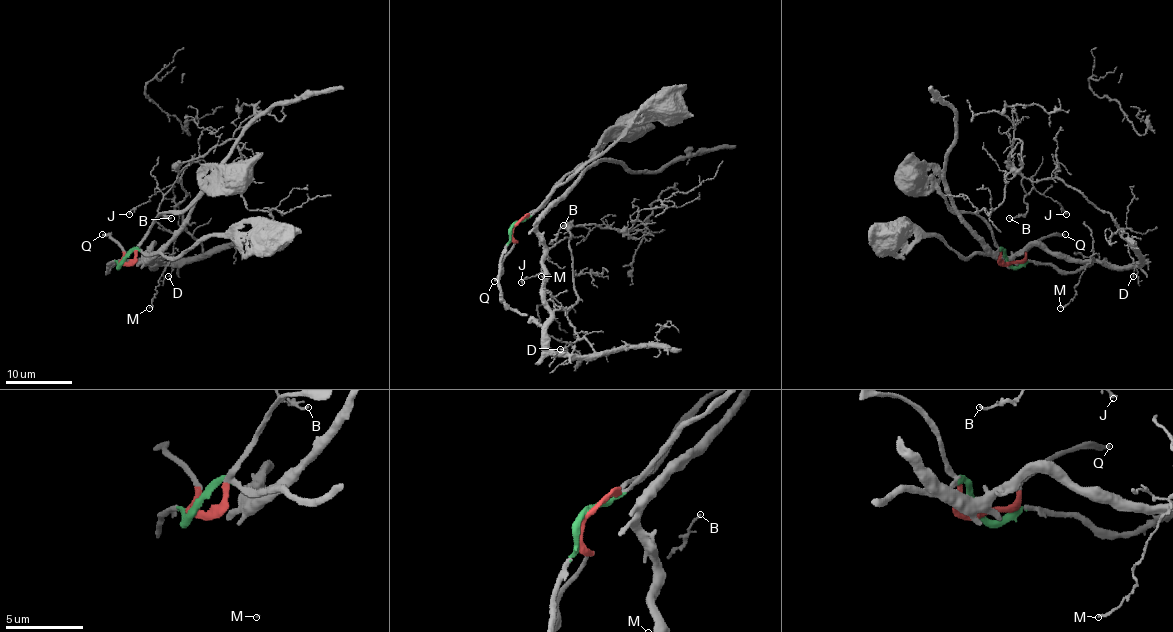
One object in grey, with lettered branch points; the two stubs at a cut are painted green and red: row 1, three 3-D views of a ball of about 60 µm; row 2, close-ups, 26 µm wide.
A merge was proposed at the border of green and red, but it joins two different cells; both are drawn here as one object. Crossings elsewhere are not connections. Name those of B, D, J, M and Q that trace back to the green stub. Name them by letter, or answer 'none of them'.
B, D, J, M

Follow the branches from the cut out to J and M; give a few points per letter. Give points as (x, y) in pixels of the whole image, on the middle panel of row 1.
J: (514, 224), (499, 296), (554, 351), (589, 356), (594, 349), (568, 318), (578, 299), (569, 239), (521, 283)
M: (514, 224), (541, 211), (538, 228), (546, 304), (551, 309), (559, 308), (541, 276)

